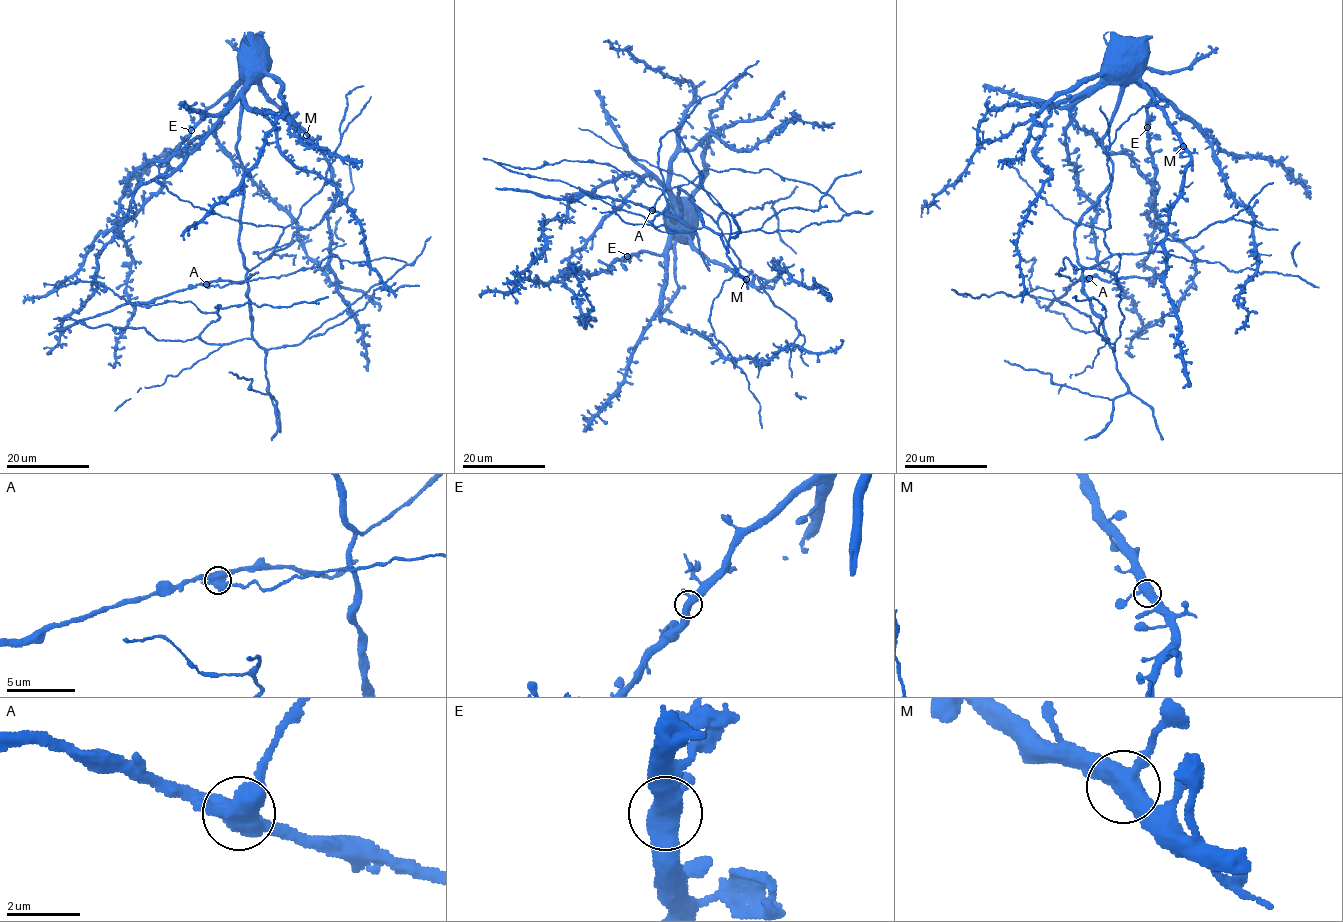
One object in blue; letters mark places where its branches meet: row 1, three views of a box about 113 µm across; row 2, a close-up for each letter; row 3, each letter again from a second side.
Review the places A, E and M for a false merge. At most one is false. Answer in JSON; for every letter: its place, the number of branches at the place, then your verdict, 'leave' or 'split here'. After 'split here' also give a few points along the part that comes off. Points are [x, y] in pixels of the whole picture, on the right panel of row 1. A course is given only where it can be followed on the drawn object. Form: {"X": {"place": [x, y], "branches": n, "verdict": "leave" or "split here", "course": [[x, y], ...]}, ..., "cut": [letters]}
{"A": {"place": [1089, 278], "branches": 3, "verdict": "split here", "course": [[1088, 278], [1082, 278], [1065, 287], [1068, 289], [1067, 293], [1051, 300], [1046, 310]]}, "E": {"place": [1147, 127], "branches": 3, "verdict": "leave"}, "M": {"place": [1183, 146], "branches": 3, "verdict": "leave"}, "cut": ["A"]}

